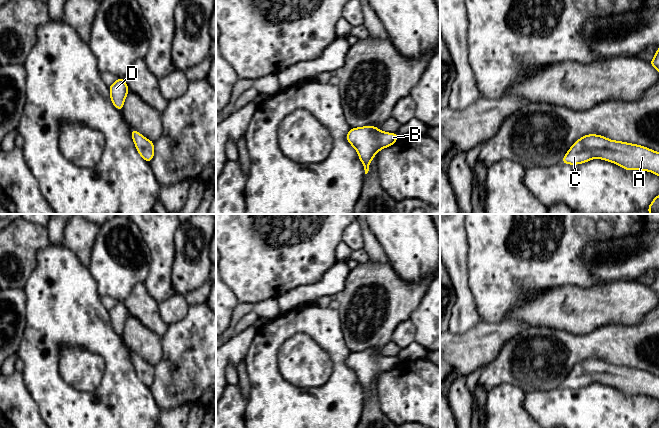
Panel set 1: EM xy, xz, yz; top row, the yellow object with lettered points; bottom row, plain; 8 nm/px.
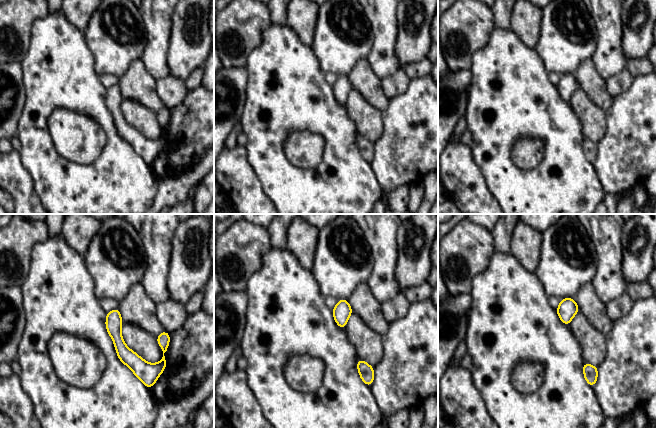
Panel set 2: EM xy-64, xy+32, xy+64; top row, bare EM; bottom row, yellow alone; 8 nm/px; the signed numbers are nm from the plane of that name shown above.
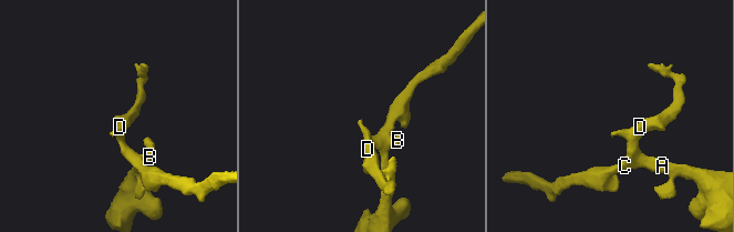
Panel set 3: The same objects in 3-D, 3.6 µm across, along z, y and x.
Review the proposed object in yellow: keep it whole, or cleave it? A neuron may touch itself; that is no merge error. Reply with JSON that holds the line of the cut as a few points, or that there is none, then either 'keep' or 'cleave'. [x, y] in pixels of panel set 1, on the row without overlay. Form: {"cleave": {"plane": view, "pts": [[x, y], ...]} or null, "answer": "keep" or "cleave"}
{"cleave": null, "answer": "keep"}

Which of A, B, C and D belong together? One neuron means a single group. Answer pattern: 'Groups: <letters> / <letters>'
Groups: A B C D

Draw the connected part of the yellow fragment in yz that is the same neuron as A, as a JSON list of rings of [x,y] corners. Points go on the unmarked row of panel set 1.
[[[595,358],[578,363],[560,387],[577,389],[594,382],[613,386],[625,394],[644,394],[659,400],[659,376]]]

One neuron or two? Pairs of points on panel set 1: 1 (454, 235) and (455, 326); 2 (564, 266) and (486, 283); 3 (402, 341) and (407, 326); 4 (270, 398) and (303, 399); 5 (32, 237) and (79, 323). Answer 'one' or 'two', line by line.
1: one
2: one
3: one
4: one
5: two

